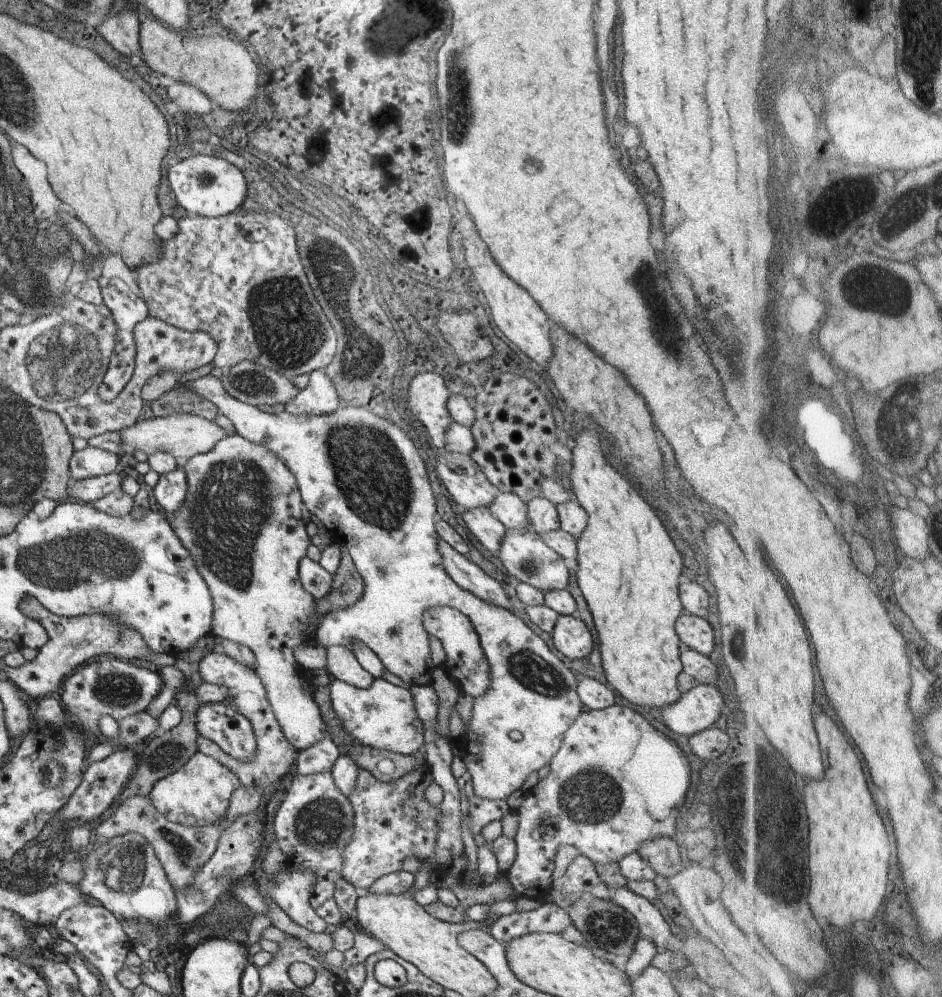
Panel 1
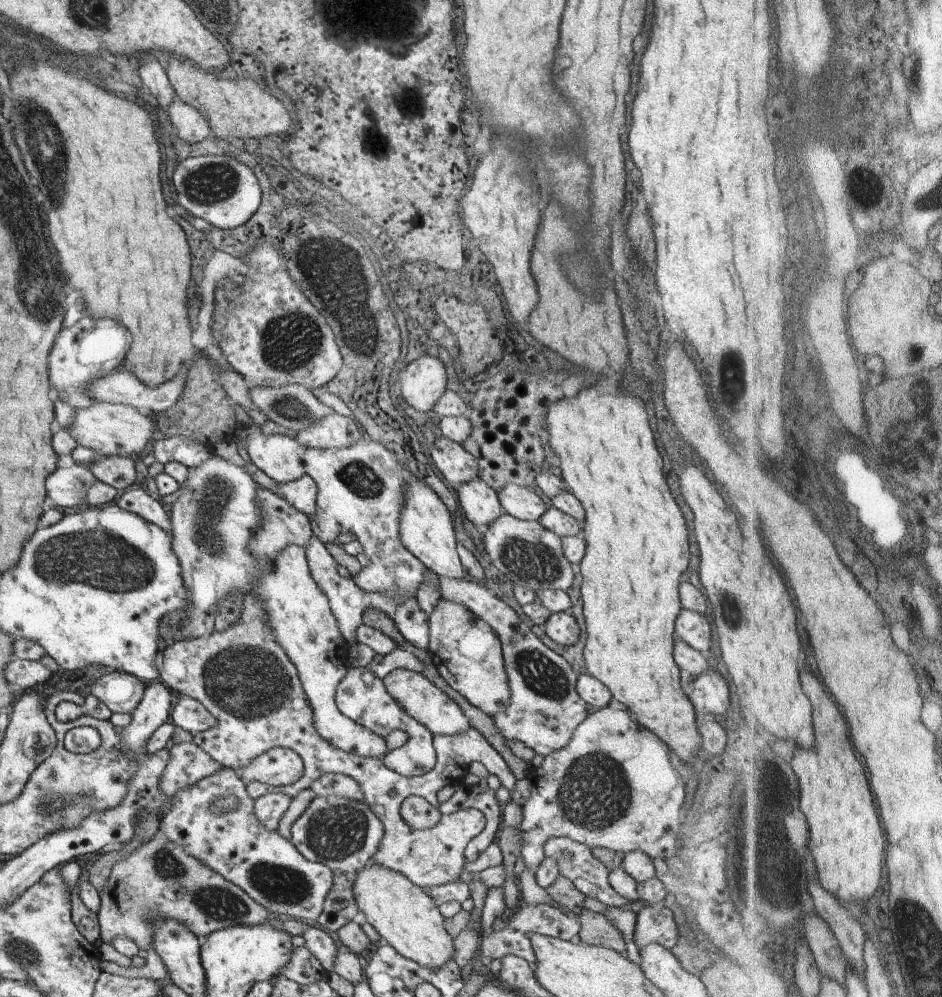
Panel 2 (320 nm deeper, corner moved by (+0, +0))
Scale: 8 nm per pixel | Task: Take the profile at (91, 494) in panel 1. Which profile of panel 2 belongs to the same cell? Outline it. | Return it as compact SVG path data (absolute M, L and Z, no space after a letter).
M75 462L70 468L58 467L45 480L45 489L54 505L70 508L84 503L87 490L96 481L95 474L88 467Z

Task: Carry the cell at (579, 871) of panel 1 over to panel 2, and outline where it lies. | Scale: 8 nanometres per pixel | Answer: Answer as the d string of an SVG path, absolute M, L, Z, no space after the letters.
M568 837L550 838L544 844L545 857L554 858L558 862L560 875L565 876L566 881L574 884L574 886L589 900L600 900L600 904L606 904L608 907L622 907L630 901L621 894L618 894L609 883L609 870L607 866L598 860L591 851L591 847L587 844L579 843Z

